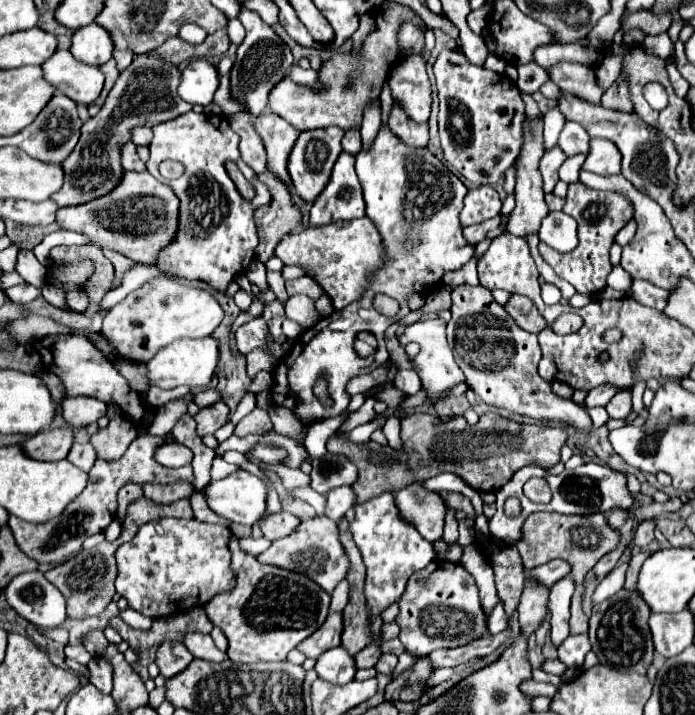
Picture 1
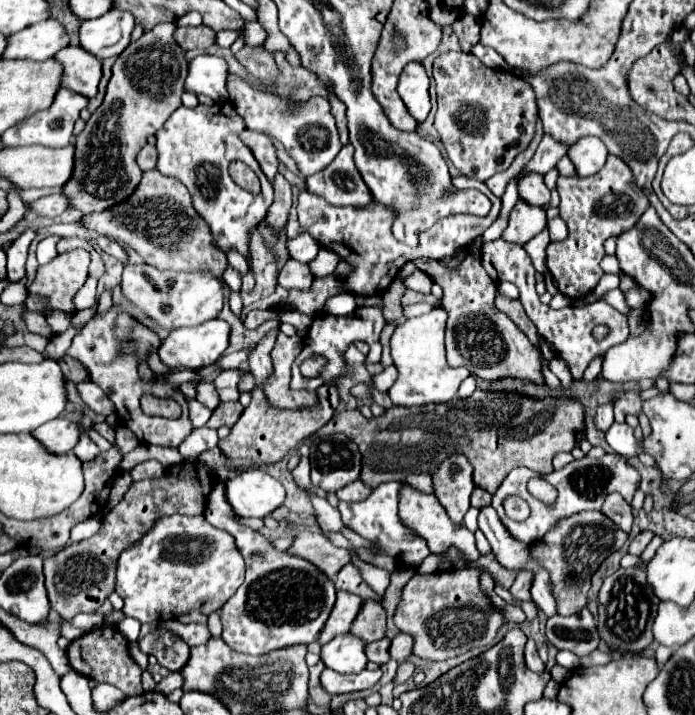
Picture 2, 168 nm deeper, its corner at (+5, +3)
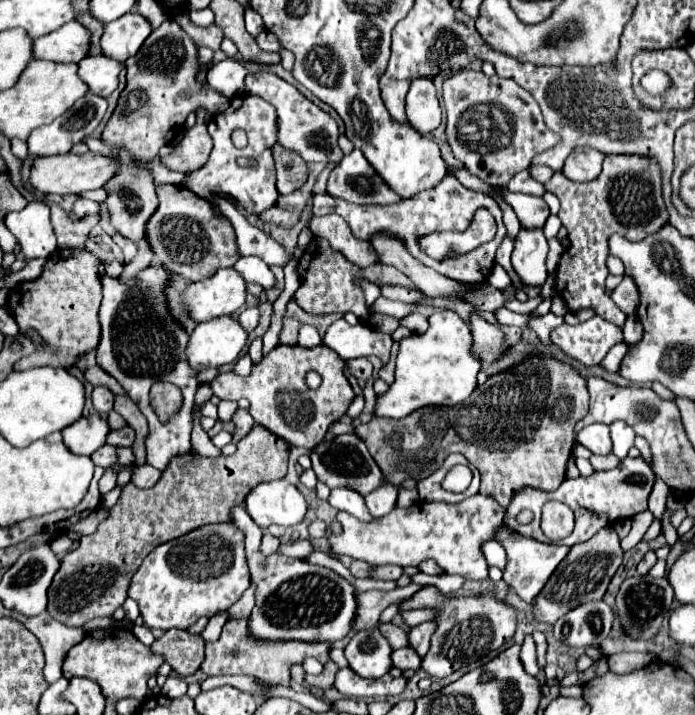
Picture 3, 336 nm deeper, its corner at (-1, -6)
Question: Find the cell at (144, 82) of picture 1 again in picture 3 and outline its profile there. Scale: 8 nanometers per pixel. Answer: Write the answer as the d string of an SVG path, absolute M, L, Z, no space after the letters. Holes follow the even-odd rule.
M166 19L158 29L154 29L140 47L140 51L134 57L130 57L124 65L128 69L126 87L120 93L118 105L102 131L102 141L106 145L120 149L120 153L116 155L118 171L104 185L104 189L108 191L104 203L110 215L110 223L118 233L136 241L140 247L134 261L128 267L124 267L124 273L119 276L120 281L136 277L136 273L146 269L148 263L152 261L152 251L150 247L146 247L146 239L142 239L142 227L146 225L146 219L154 213L158 199L154 191L152 171L138 165L138 161L154 159L158 155L158 149L172 141L174 127L176 135L180 133L188 113L196 111L198 107L206 107L210 109L212 115L216 115L224 111L230 103L226 97L218 95L212 87L202 89L202 85L198 85L196 47L188 37L188 33L172 19Z

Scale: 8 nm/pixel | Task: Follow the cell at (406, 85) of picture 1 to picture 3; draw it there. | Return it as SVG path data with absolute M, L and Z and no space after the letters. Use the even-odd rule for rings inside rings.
M418 77L412 81L406 95L408 123L422 135L428 135L440 125L440 105L432 79Z

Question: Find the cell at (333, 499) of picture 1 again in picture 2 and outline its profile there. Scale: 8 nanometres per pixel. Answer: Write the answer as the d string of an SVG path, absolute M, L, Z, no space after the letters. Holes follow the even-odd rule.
M356 480L356 482L348 484L348 486L344 486L342 490L338 490L336 494L338 494L338 500L344 500L344 502L358 502L358 500L368 498L370 492L372 492L370 486L366 486L364 482Z

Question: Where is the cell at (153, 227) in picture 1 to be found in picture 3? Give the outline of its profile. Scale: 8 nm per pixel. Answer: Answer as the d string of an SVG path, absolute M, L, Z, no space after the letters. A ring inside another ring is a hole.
M160 185L158 193L158 209L146 223L146 239L150 243L156 261L164 263L164 269L186 277L190 281L198 281L214 275L214 271L232 267L240 255L236 249L236 235L228 219L216 215L204 199L194 195L182 185Z

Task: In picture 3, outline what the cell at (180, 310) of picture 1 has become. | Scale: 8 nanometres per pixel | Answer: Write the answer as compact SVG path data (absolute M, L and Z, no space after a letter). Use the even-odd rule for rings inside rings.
M230 267L216 271L212 277L190 283L182 291L182 305L196 323L222 315L234 315L246 301L246 283Z

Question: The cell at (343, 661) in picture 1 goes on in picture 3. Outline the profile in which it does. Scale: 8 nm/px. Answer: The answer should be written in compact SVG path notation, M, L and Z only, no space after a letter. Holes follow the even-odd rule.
M358 631L344 649L348 659L348 667L364 677L364 679L378 679L388 673L392 667L390 663L390 645L388 641L376 631Z

